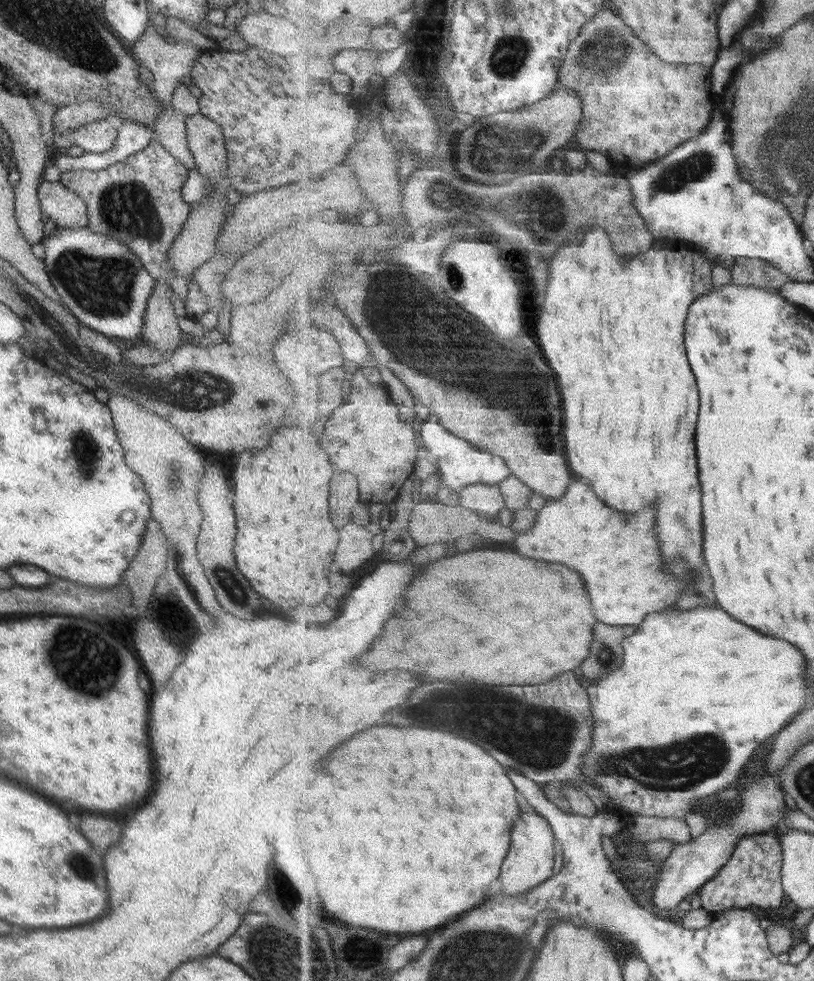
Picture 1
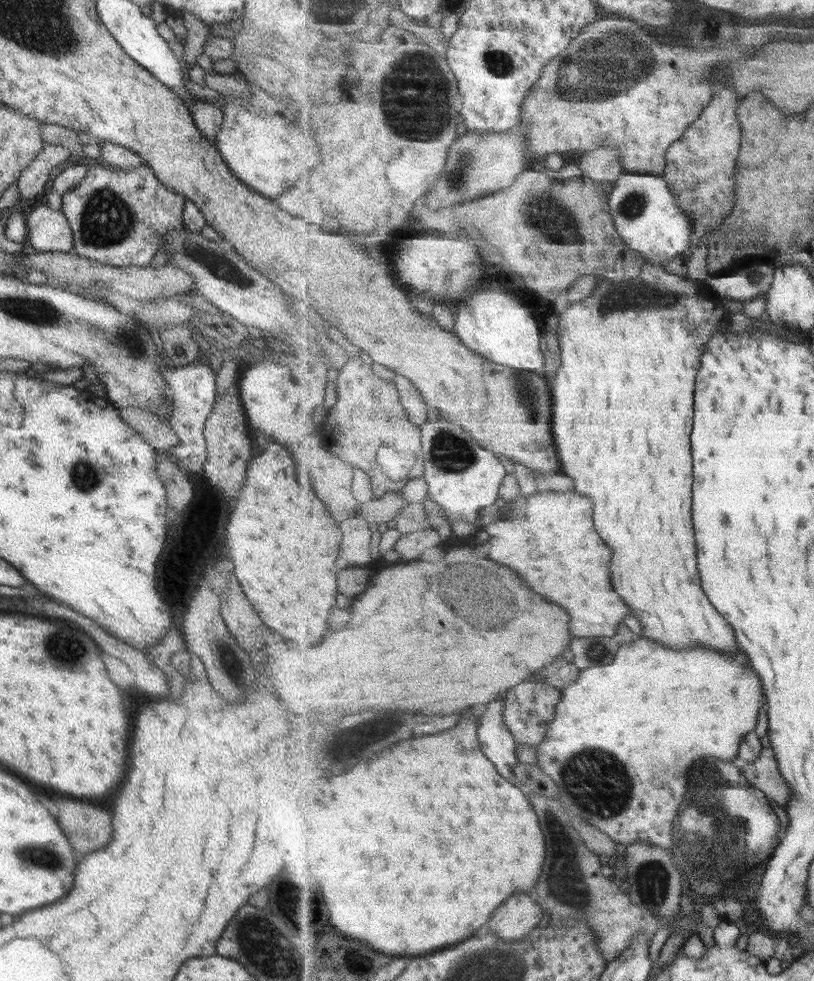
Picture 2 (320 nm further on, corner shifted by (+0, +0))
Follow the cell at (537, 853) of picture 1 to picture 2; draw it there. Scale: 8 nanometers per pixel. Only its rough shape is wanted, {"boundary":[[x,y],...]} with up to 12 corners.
{"boundary":[[518,892],[495,911],[489,930],[522,940],[543,920],[533,893]]}

